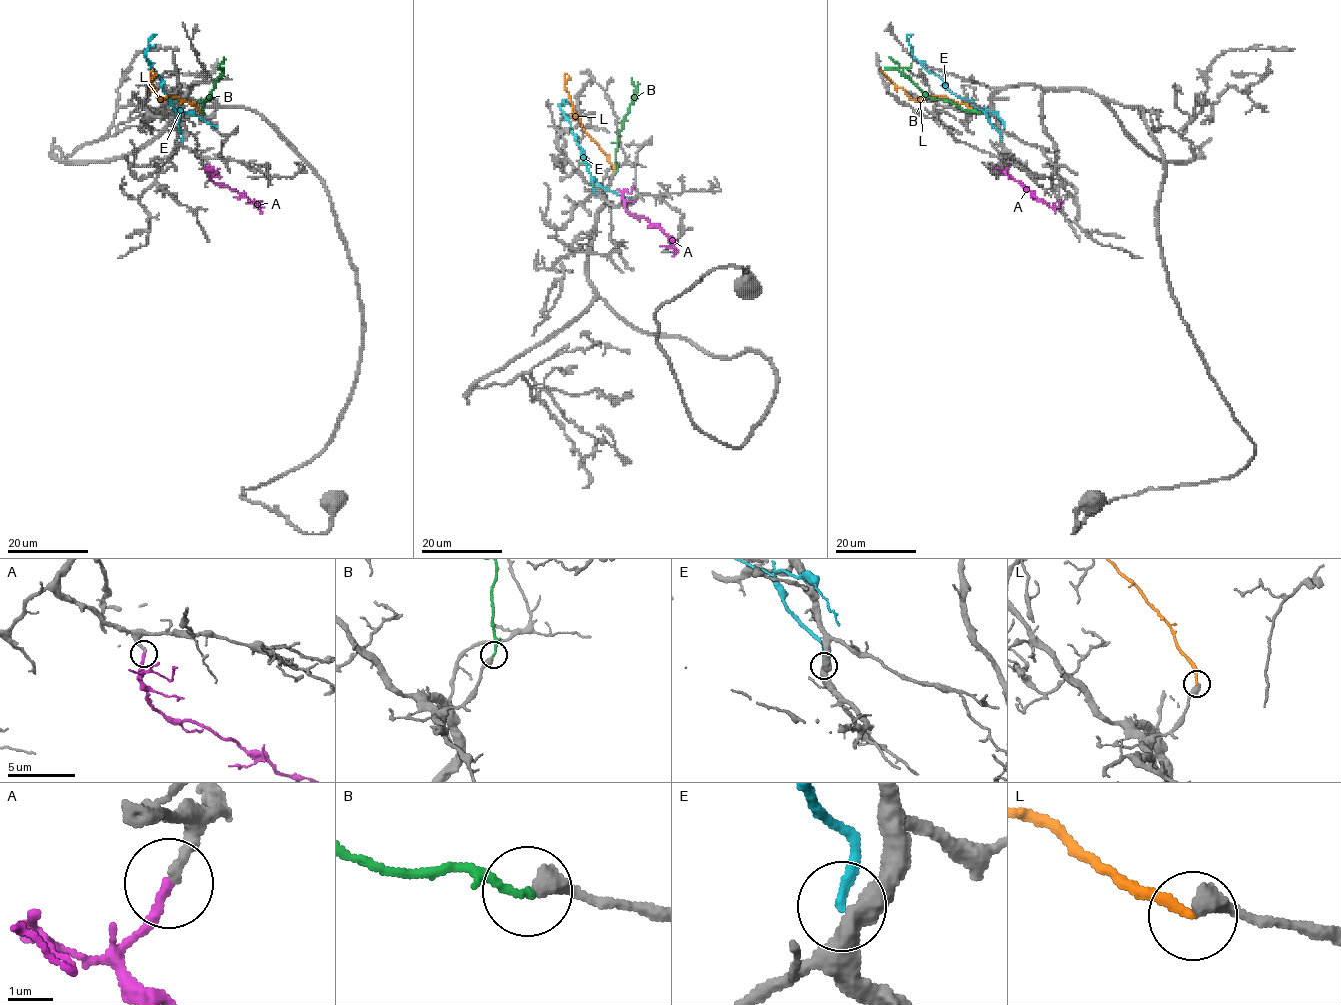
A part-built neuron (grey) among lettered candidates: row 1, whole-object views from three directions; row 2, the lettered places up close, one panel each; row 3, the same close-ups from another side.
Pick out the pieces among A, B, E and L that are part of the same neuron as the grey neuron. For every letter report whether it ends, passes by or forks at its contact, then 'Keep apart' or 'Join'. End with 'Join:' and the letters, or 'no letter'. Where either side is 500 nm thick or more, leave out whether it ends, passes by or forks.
A: It ends there. Join
B: It ends there. Join
E: It ends there. Keep apart
L: It ends there. Keep apart
Join: A, B

